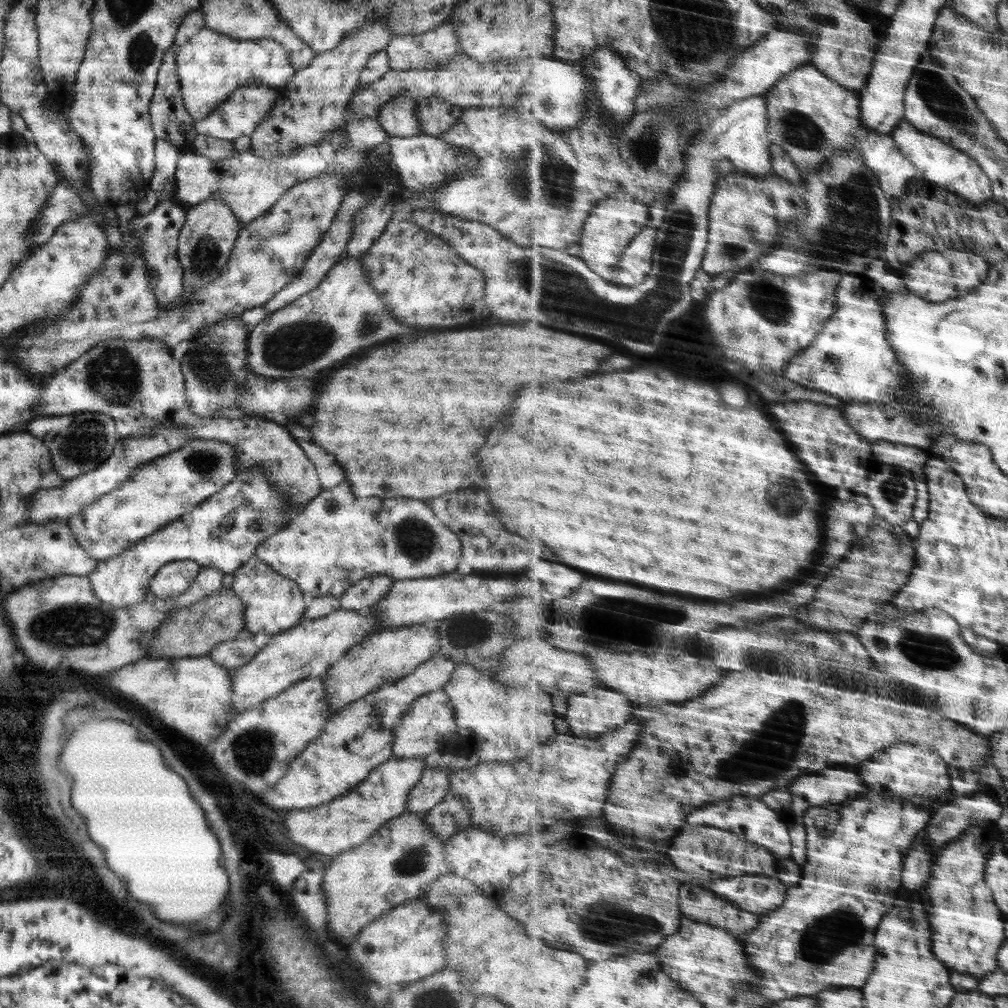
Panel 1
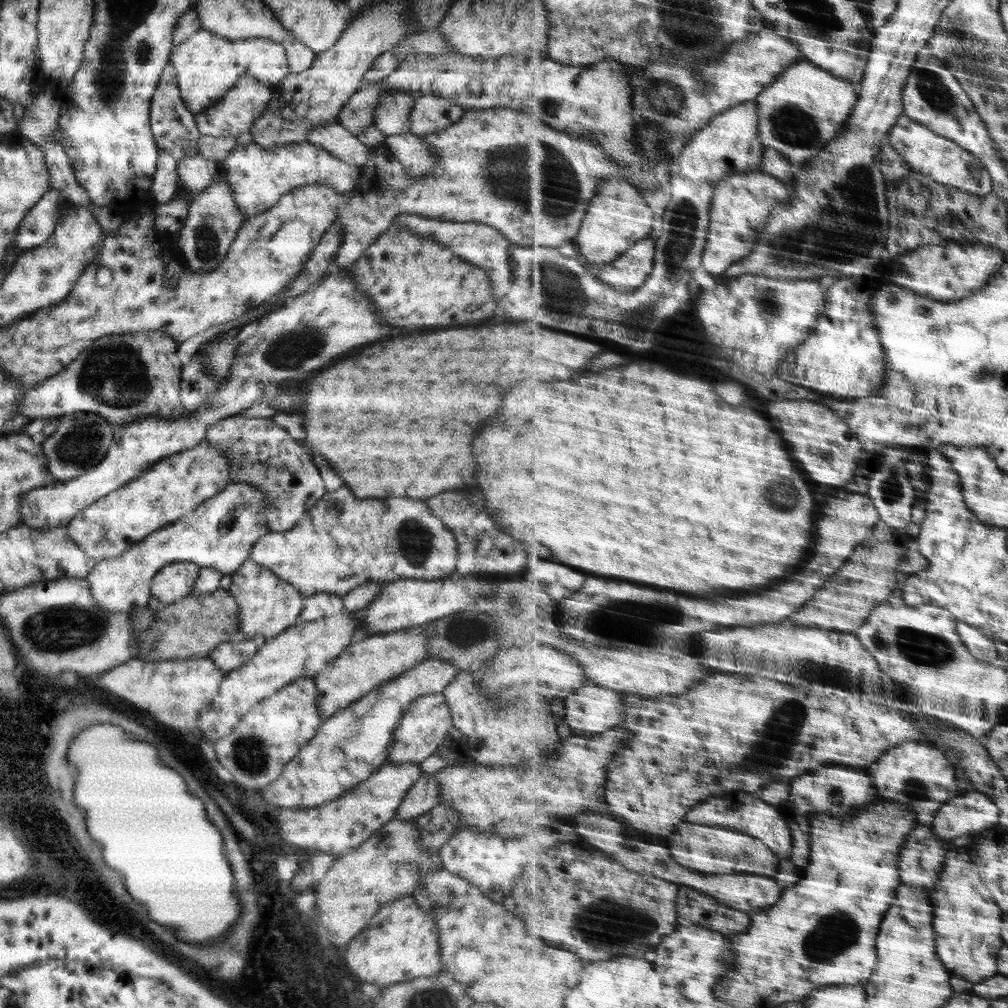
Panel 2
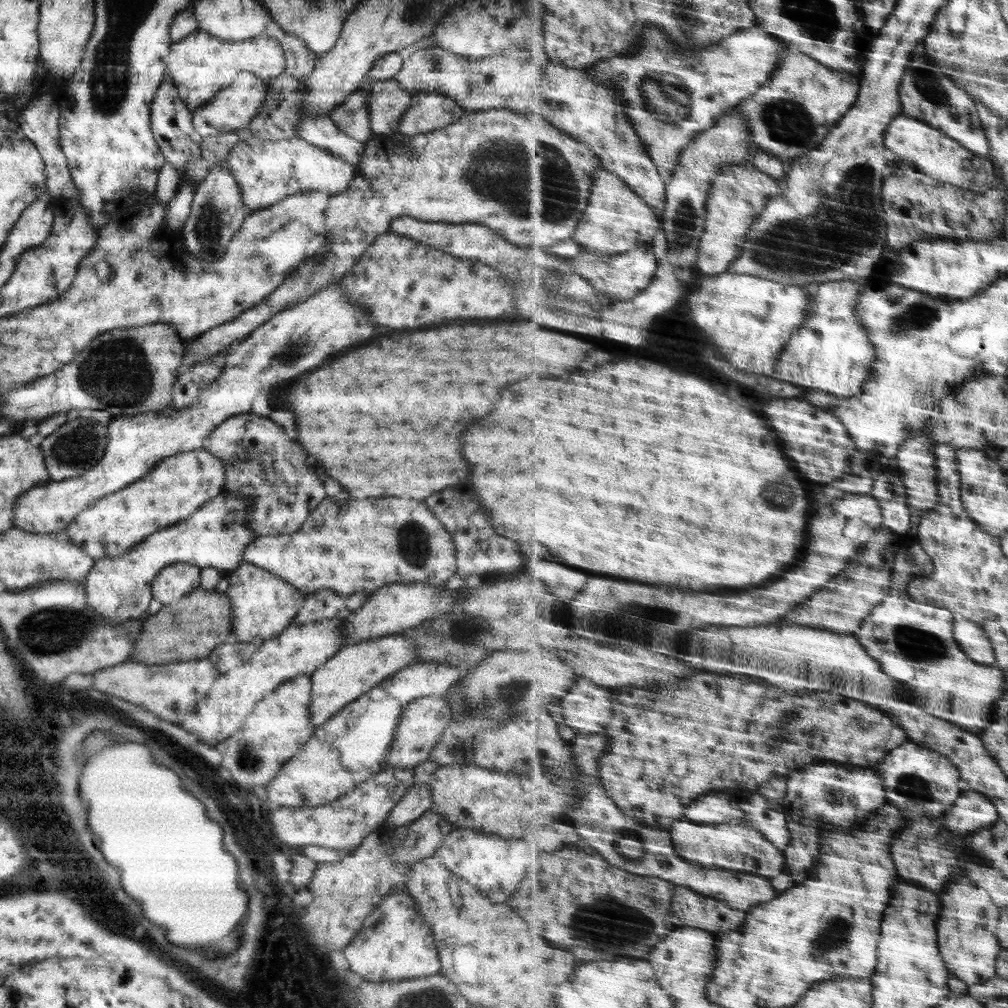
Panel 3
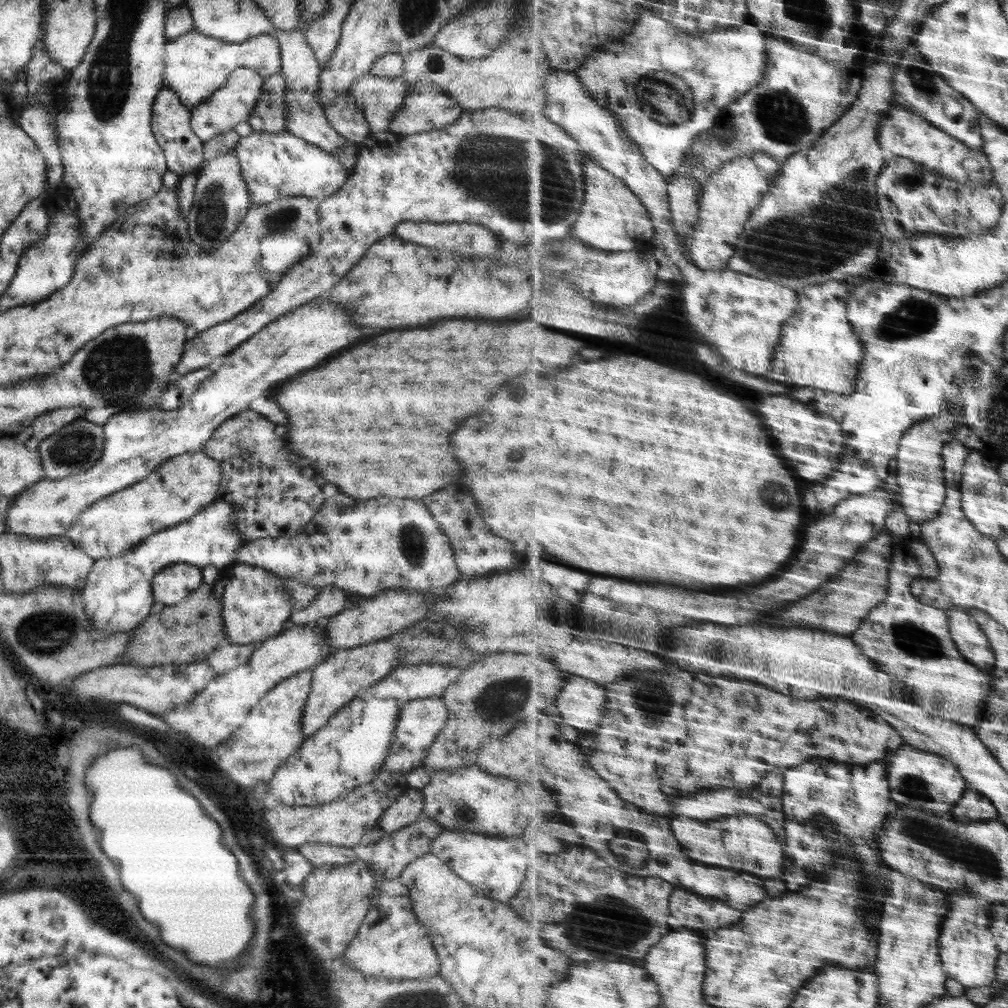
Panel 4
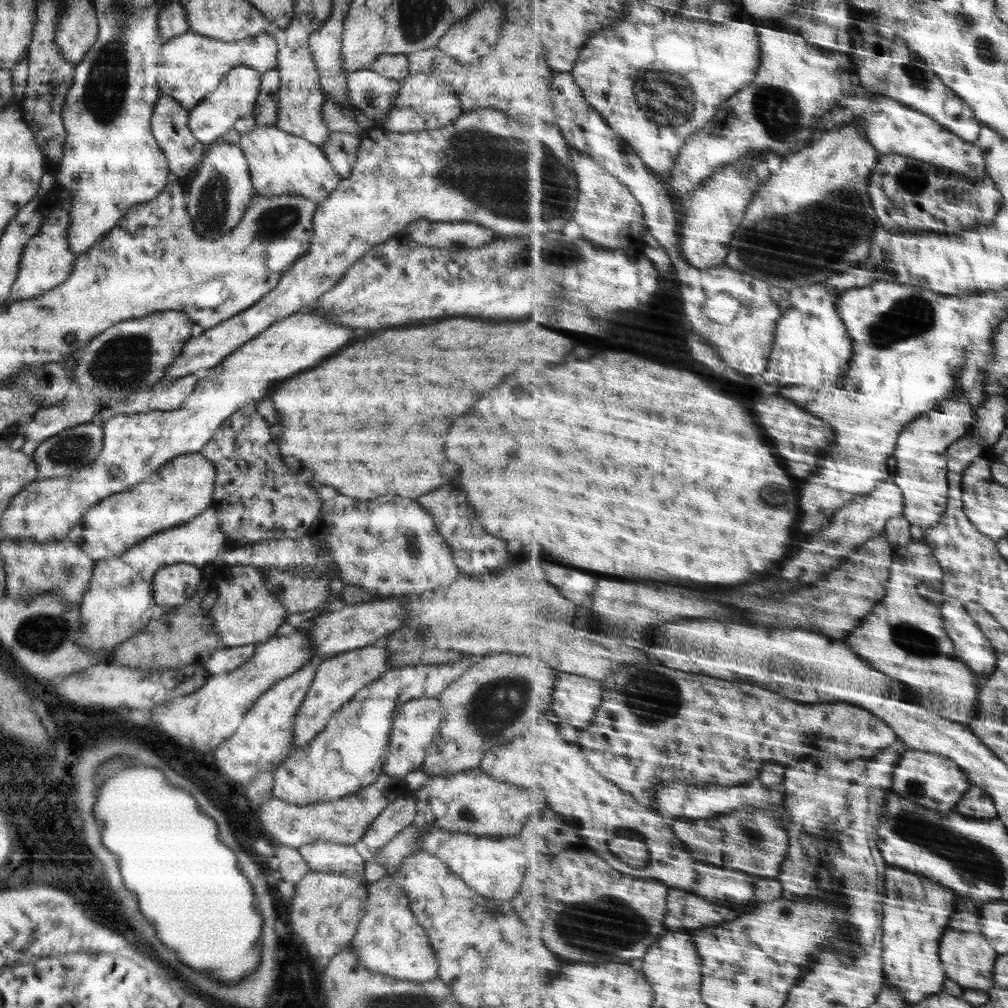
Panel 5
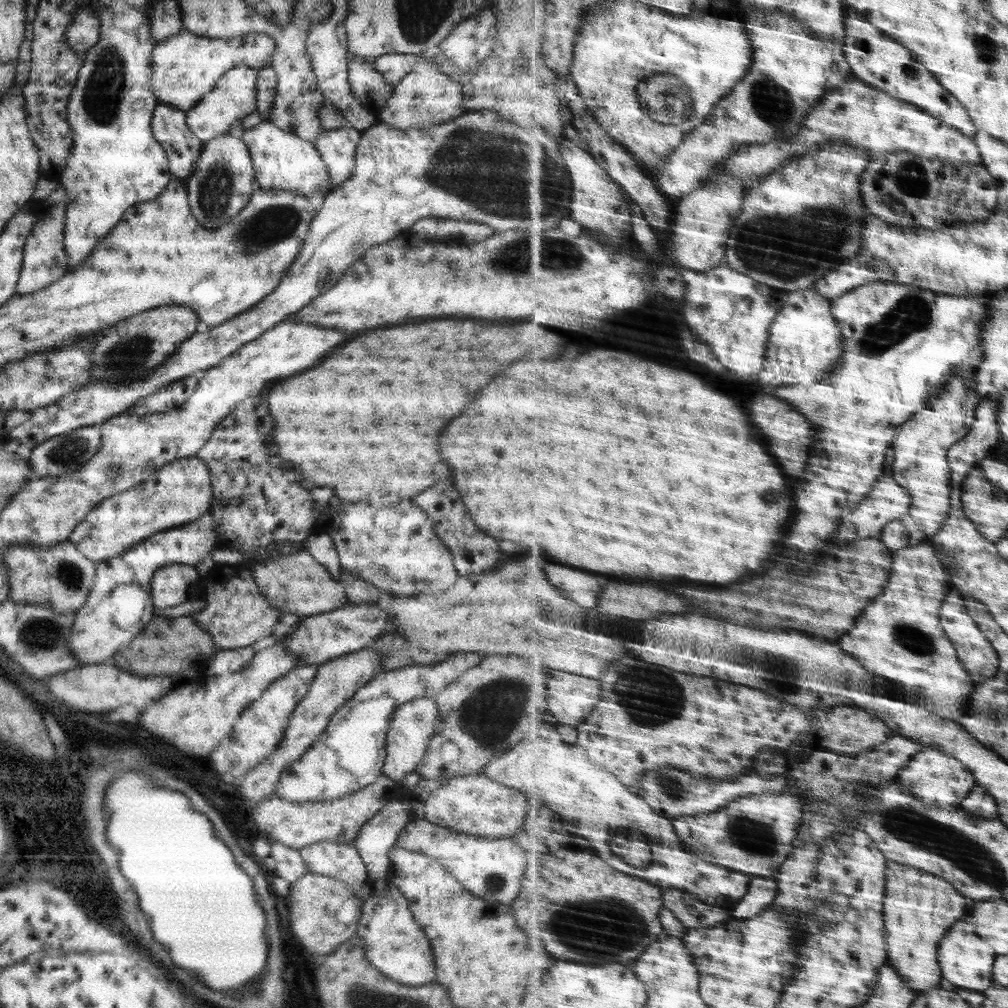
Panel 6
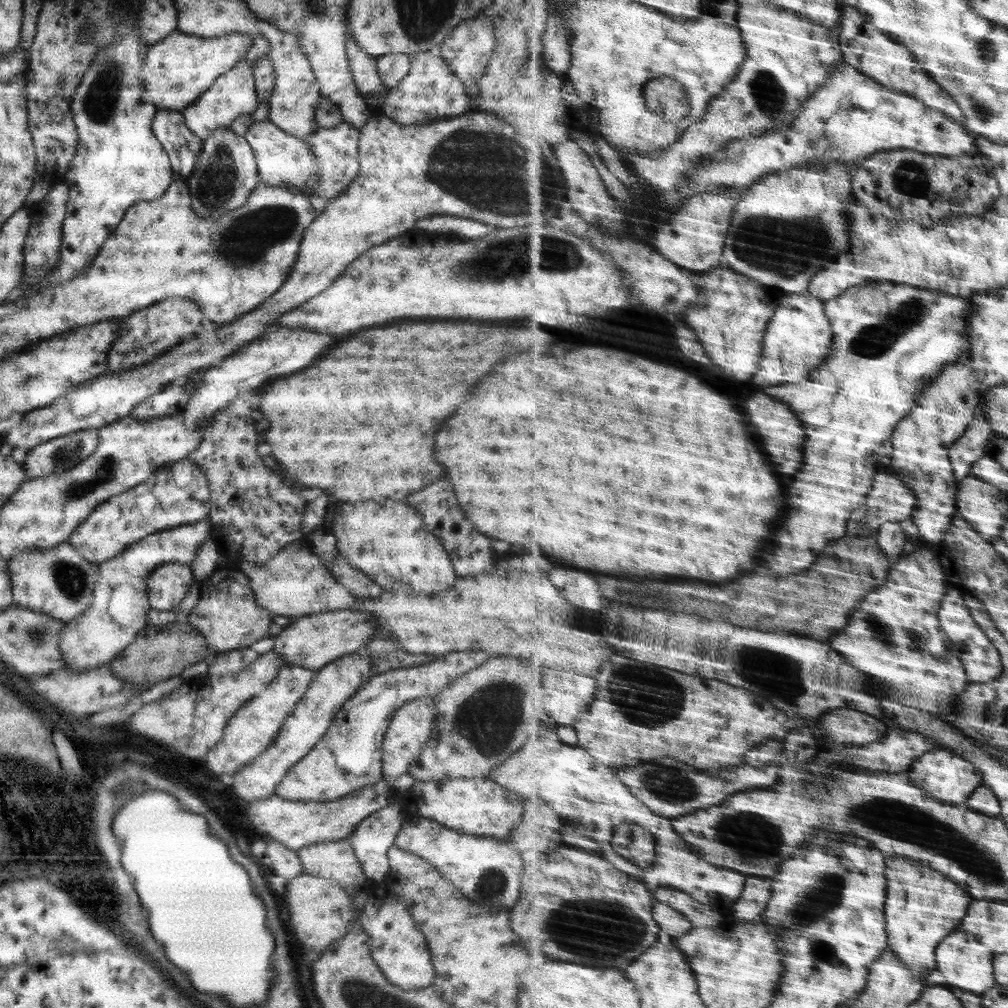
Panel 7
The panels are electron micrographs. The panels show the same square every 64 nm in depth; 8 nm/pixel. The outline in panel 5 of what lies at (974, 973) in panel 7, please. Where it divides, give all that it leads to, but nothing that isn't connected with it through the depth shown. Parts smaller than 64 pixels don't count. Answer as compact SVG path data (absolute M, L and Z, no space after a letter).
M963 900L959 904L959 912L951 918L951 928L947 928L941 944L941 960L947 968L947 976L955 982L959 982L965 988L979 988L979 990L989 990L996 987L995 962L997 962L997 952L991 946L991 942L983 936L983 926L979 918L981 902L971 902Z

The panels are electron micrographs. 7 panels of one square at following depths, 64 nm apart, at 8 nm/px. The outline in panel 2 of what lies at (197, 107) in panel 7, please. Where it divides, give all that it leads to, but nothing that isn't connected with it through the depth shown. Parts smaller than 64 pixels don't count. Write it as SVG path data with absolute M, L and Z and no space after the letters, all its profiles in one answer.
M242 76L228 89L224 95L206 108L203 112L194 115L196 129L200 135L209 136L239 136L250 130L250 126L263 112L271 98L271 89L268 85L259 84L258 80L250 76Z

